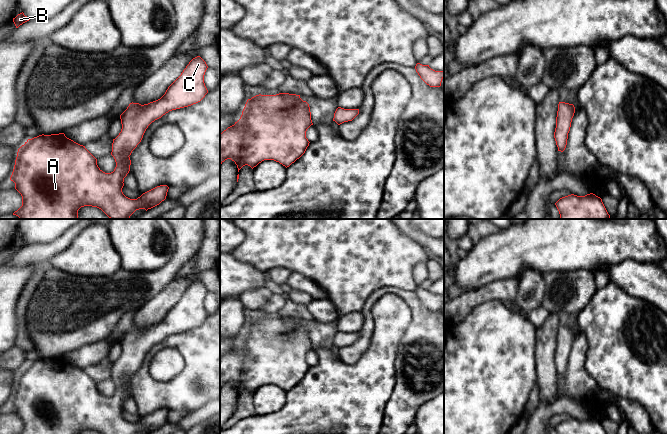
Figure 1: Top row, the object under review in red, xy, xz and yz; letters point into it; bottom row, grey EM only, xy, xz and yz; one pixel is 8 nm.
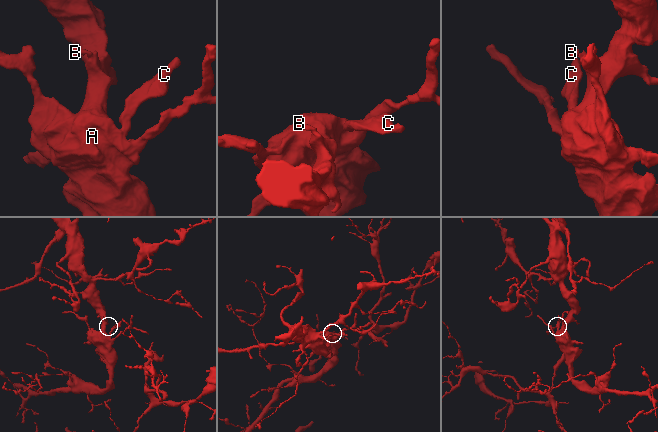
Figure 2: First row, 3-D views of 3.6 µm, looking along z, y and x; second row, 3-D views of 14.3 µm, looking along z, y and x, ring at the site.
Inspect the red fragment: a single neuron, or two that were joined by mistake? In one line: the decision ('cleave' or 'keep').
keep

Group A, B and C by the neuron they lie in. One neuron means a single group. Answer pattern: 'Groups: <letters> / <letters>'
Groups: A B C

